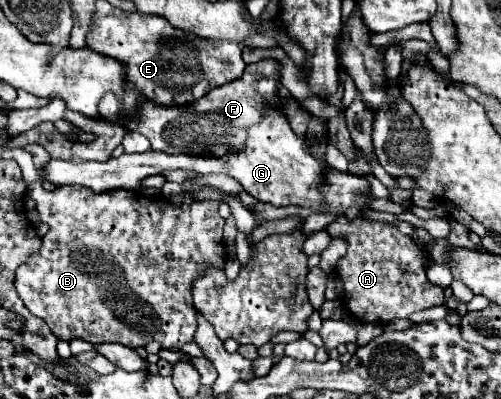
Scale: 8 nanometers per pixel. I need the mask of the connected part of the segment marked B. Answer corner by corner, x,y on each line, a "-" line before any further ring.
30,181
28,183
28,193
30,197
36,201
36,211
40,215
40,219
44,223
50,225
50,231
42,237
42,247
38,253
34,253
18,271
16,271
16,291
20,295
20,299
24,301
24,305
28,307
28,311
40,319
44,319
52,333
58,339
70,341
74,337
80,337
92,345
98,343
106,343
106,341
116,341
122,343
126,347
136,349
136,339
158,339
160,345
164,345
166,349
178,351
180,345
194,341
194,305
192,305
192,283
194,277
200,275
204,269
208,269
210,265
216,267
224,267
224,257
226,257
226,247
222,241
222,227
224,227
224,219
218,213
218,201
202,201
202,199
194,199
190,195
154,195
160,199
146,199
148,195
140,193
140,191
128,191
128,189
114,189
114,191
106,191
106,193
94,193
88,187
82,185
62,185
56,187
54,191
44,191
40,181

